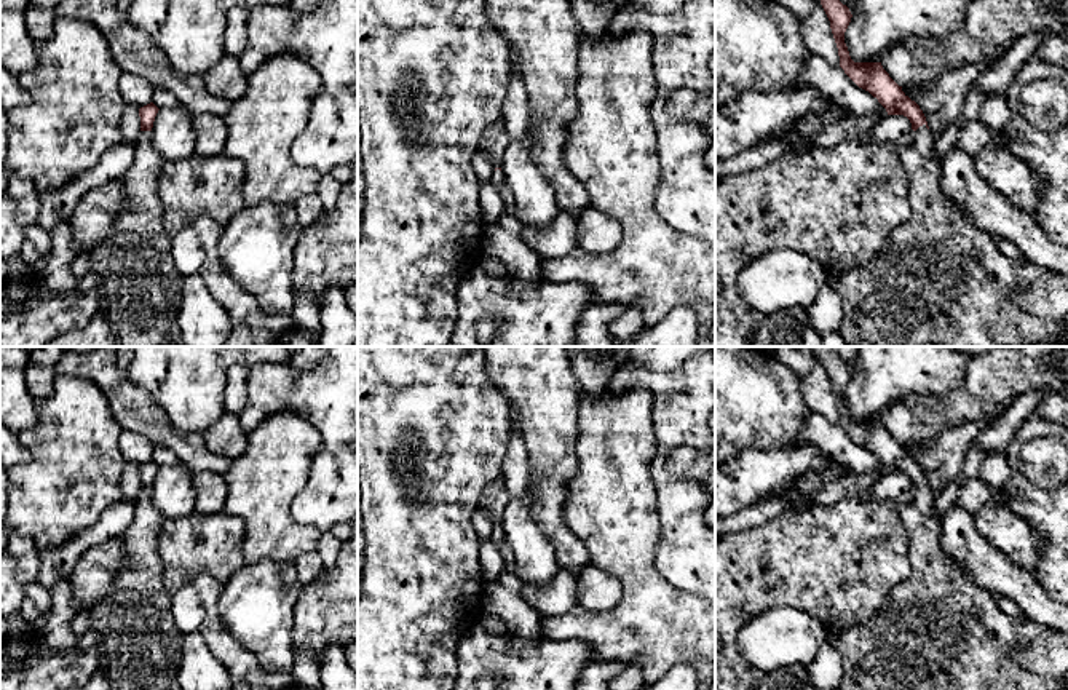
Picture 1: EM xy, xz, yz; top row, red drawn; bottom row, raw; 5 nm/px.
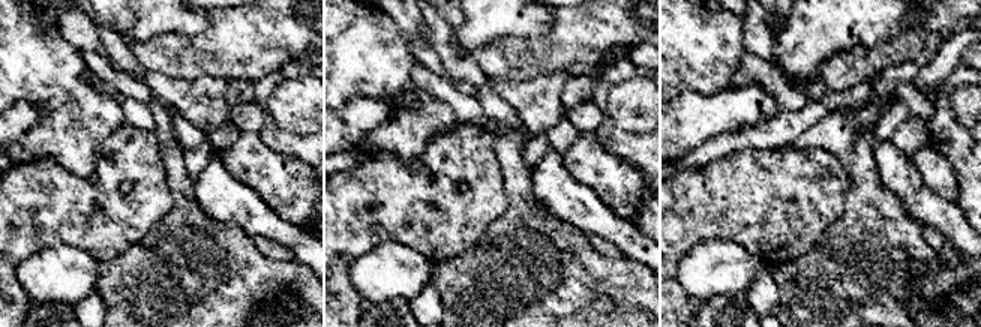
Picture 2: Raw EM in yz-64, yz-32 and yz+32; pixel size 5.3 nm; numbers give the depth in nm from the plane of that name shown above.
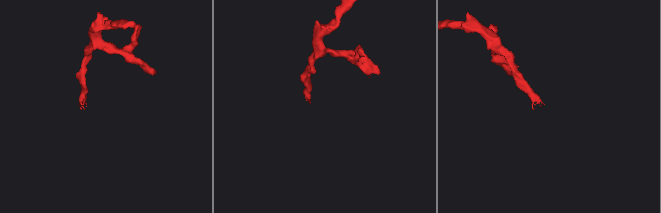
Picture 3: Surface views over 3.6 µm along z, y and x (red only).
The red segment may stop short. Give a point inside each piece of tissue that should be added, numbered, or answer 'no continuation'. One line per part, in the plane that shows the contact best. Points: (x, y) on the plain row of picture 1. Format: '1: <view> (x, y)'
1: yz (937, 630)

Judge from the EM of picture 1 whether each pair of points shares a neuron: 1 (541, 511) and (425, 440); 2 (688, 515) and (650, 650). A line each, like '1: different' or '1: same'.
1: different
2: different

